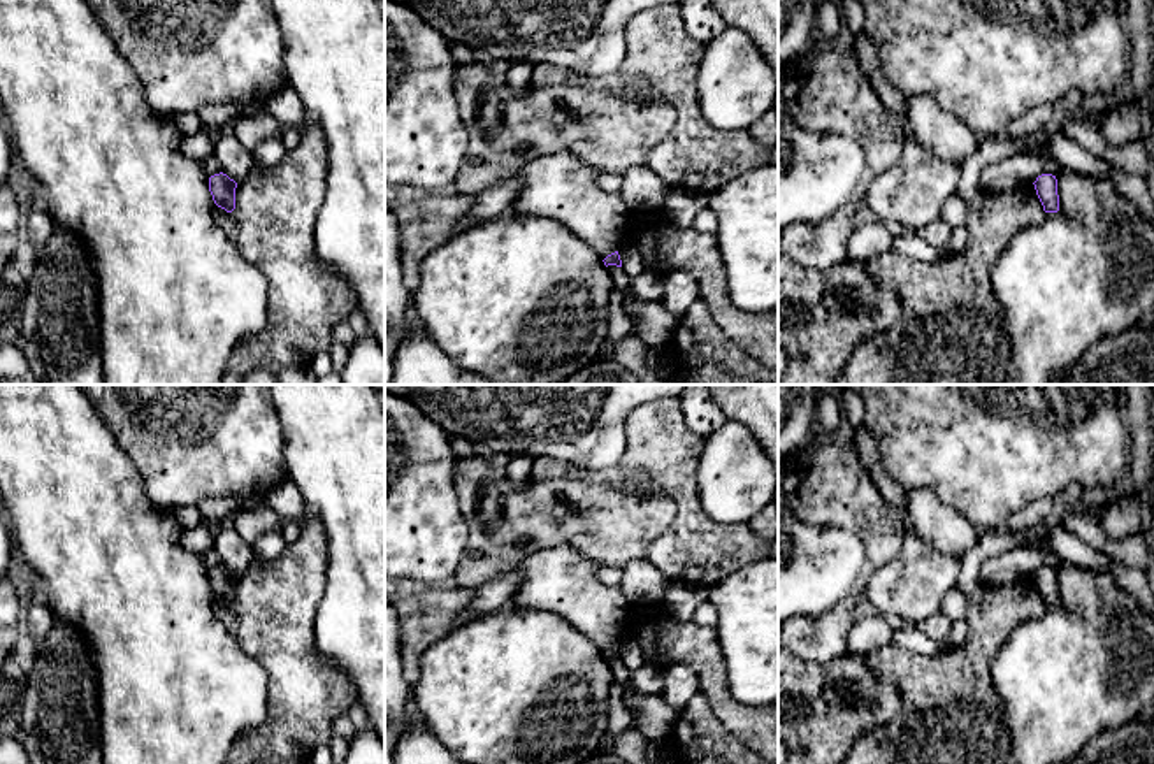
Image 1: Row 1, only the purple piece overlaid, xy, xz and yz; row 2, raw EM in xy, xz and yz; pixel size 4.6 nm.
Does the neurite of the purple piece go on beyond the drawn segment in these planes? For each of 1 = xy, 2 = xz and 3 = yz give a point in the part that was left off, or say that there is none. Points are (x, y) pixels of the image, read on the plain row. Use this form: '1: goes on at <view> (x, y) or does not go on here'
1: does not go on here
2: does not go on here
3: does not go on here

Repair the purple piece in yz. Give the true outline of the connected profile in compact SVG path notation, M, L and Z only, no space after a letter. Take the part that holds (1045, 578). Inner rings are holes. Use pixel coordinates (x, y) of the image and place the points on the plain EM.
M1042 567L1033 576L1045 606L1059 604L1057 573L1052 567Z

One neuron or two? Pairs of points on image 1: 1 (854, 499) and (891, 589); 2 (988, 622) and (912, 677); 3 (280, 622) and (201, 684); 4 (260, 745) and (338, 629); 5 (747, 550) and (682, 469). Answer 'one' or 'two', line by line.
1: two
2: one
3: two
4: two
5: one

